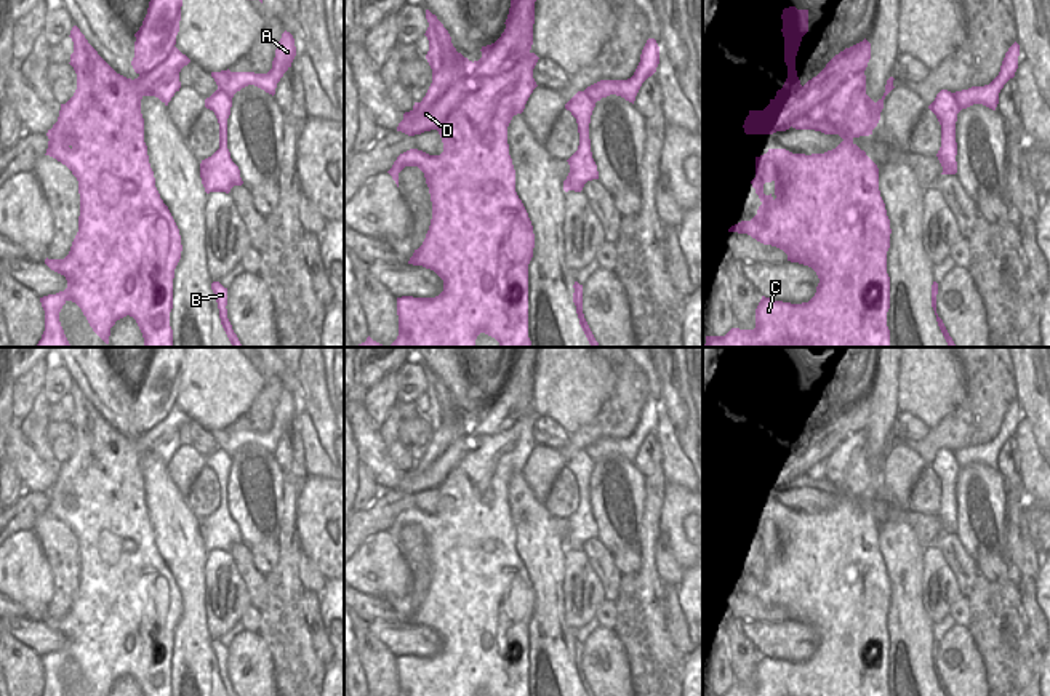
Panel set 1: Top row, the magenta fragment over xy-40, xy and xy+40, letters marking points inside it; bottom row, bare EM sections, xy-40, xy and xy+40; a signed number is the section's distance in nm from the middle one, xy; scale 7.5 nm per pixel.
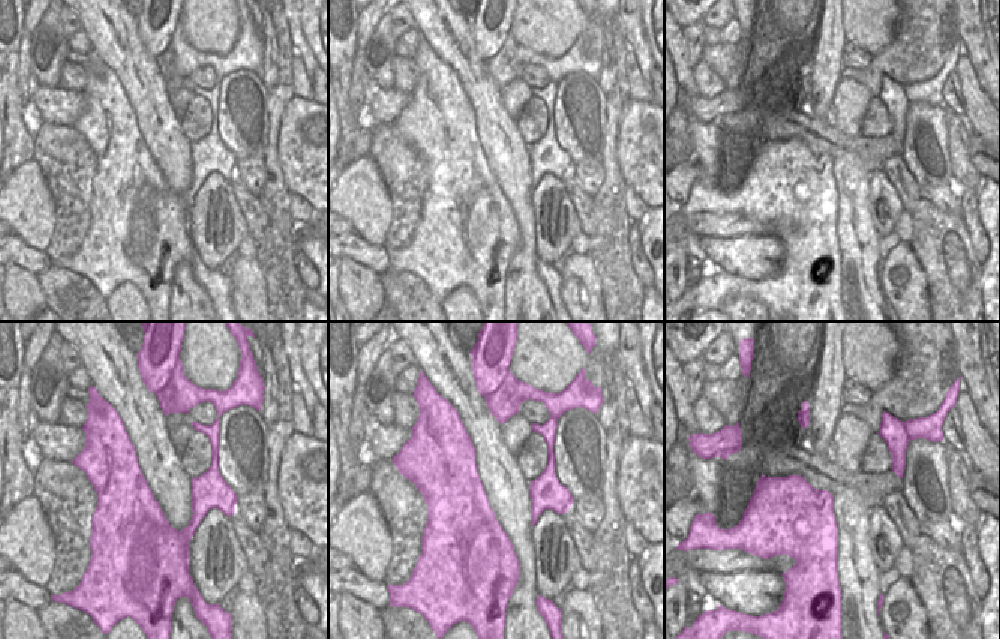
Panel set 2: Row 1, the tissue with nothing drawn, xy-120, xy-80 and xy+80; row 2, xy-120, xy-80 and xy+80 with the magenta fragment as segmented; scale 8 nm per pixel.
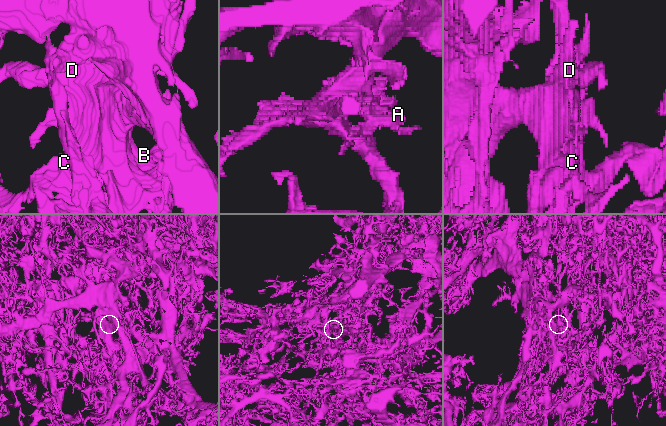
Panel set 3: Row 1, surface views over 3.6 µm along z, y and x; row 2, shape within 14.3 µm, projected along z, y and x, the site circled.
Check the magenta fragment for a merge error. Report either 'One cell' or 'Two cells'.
Two cells

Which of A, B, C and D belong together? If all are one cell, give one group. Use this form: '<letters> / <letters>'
A B C / D

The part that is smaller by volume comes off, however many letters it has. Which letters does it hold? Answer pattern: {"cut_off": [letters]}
{"cut_off": ["D"]}

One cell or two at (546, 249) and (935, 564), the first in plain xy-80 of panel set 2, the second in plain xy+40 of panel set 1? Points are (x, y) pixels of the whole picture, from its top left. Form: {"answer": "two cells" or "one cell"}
{"answer": "one cell"}

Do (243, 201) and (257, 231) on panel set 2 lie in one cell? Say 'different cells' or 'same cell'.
same cell

